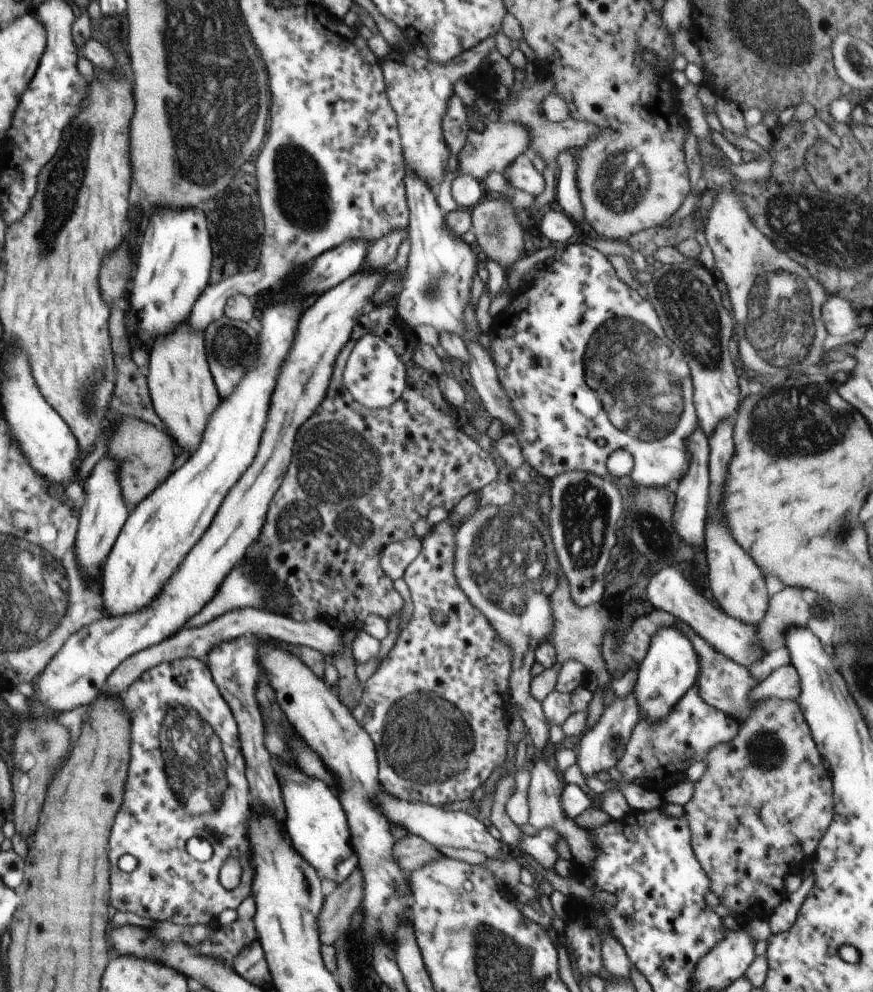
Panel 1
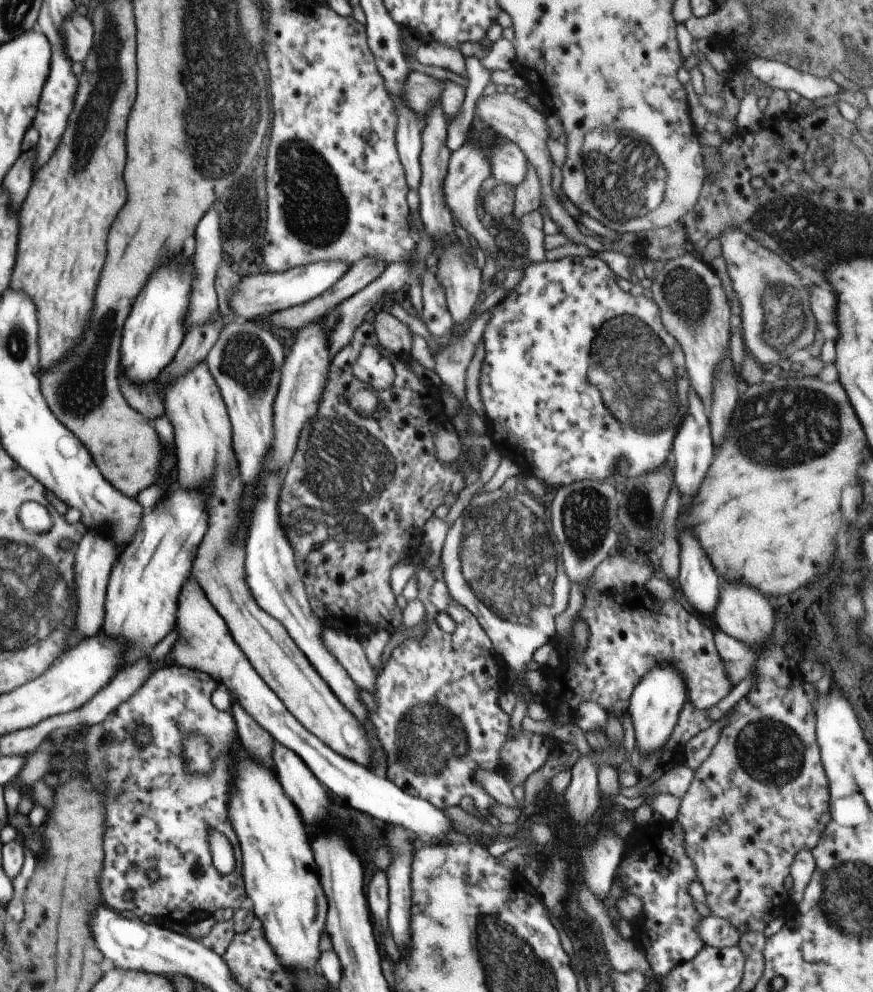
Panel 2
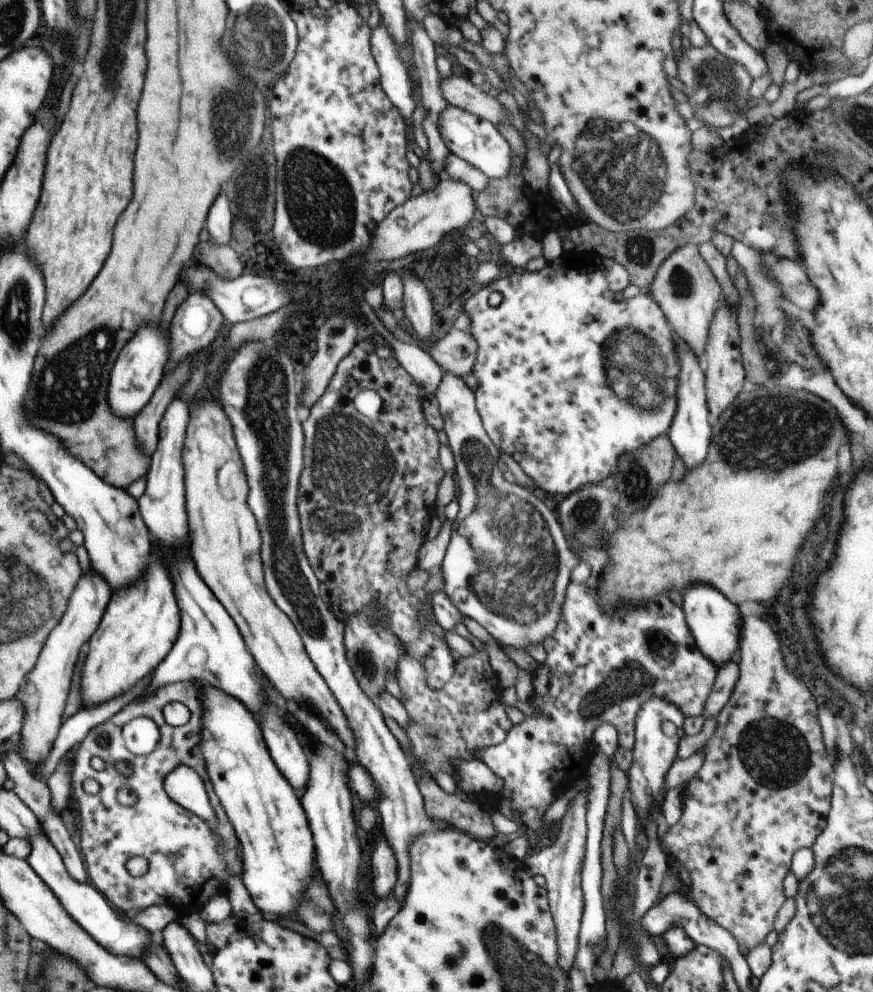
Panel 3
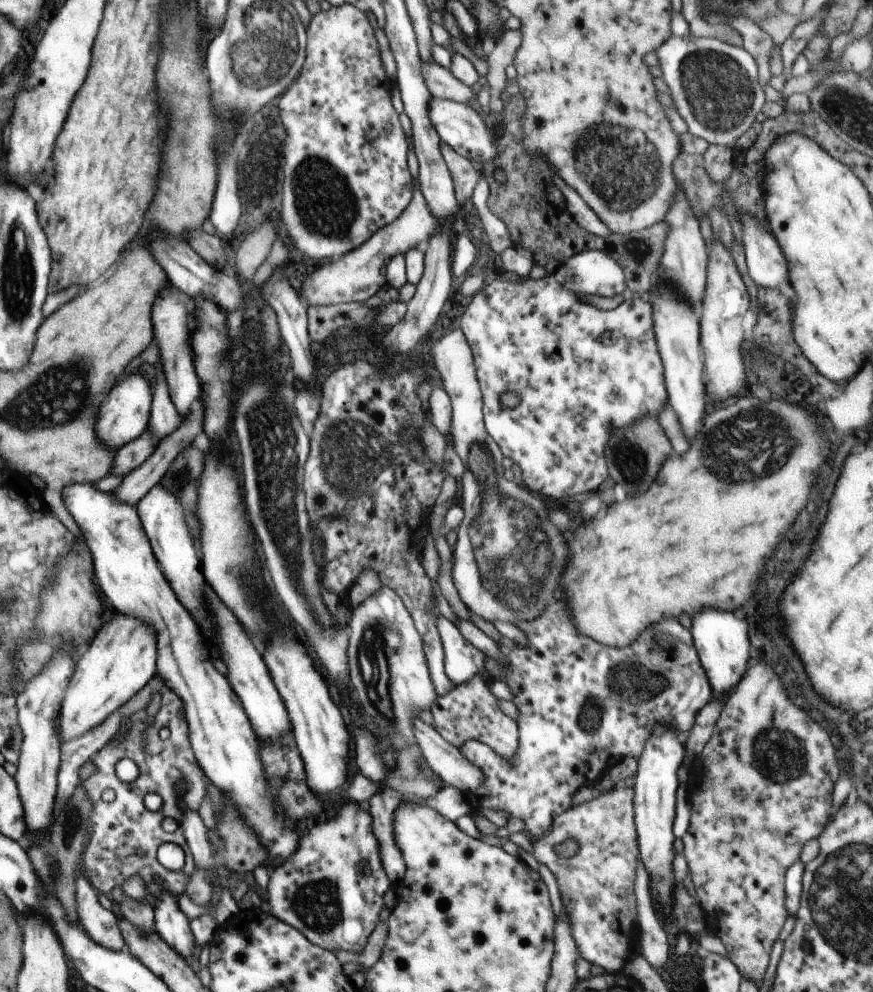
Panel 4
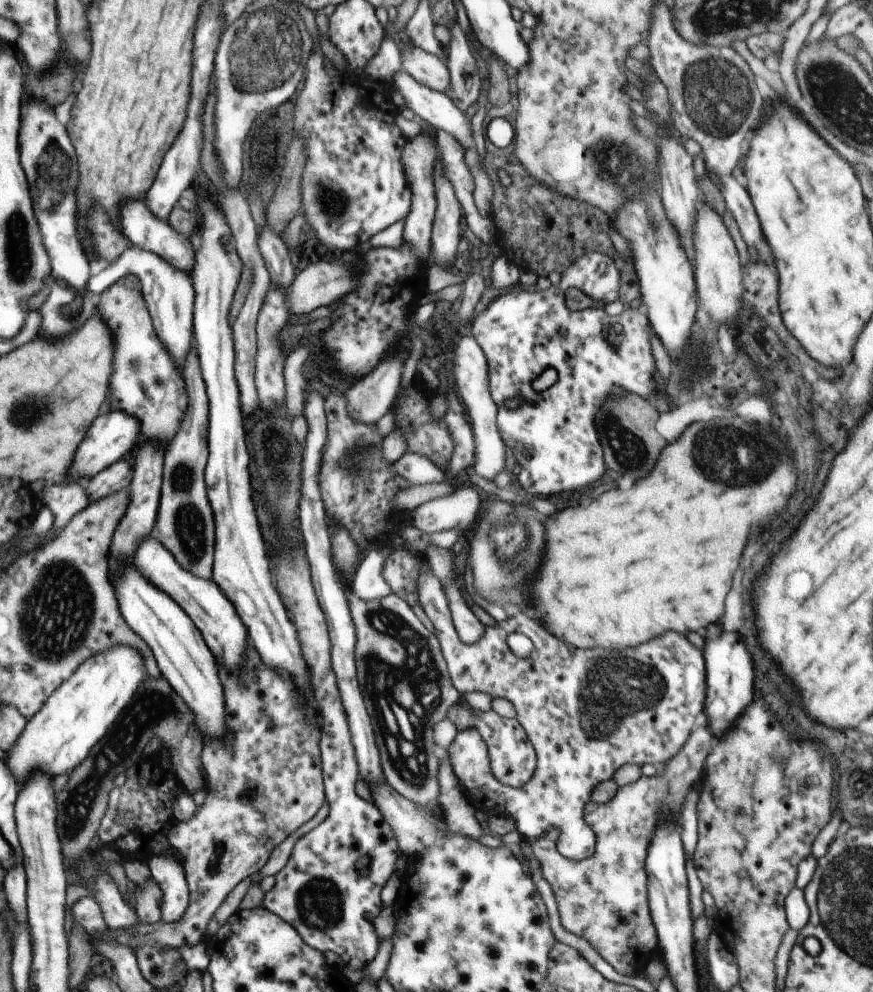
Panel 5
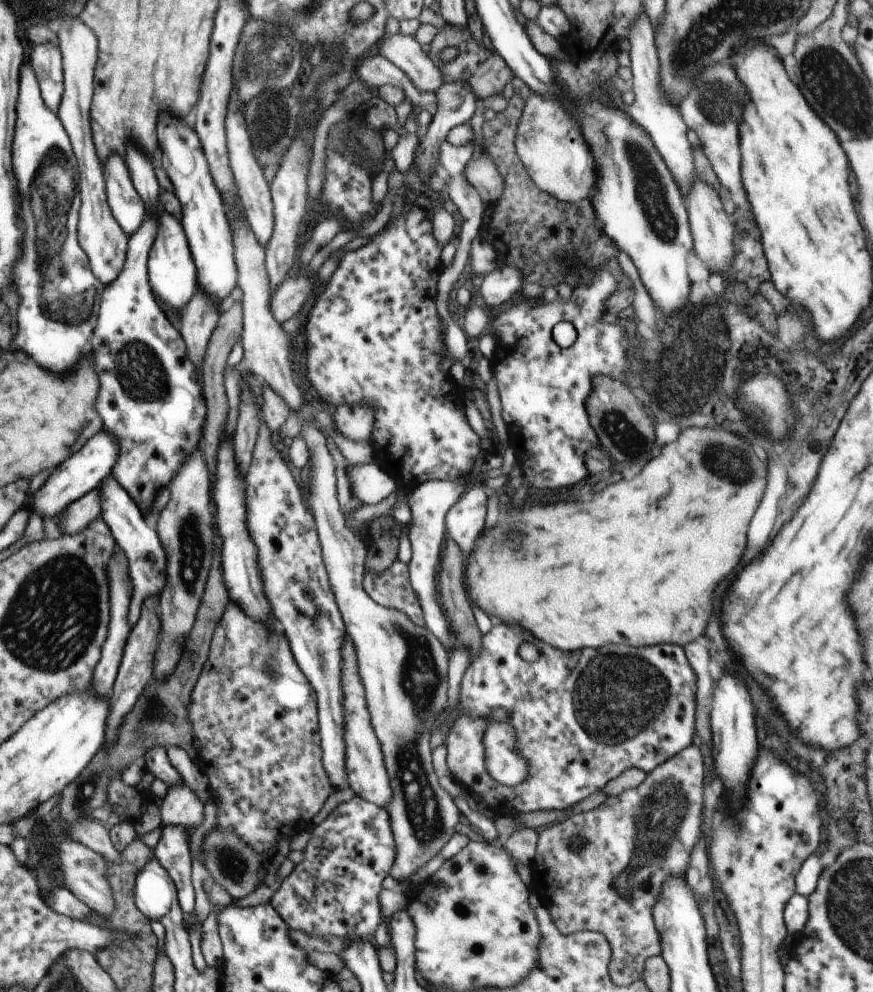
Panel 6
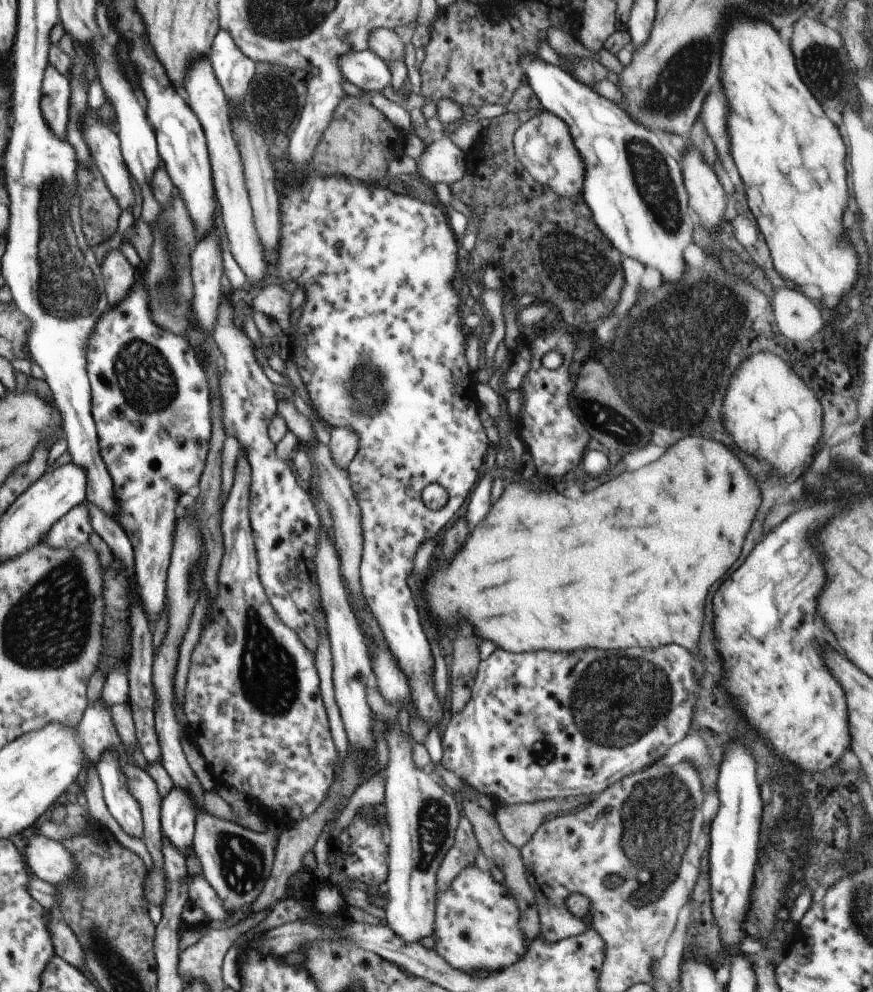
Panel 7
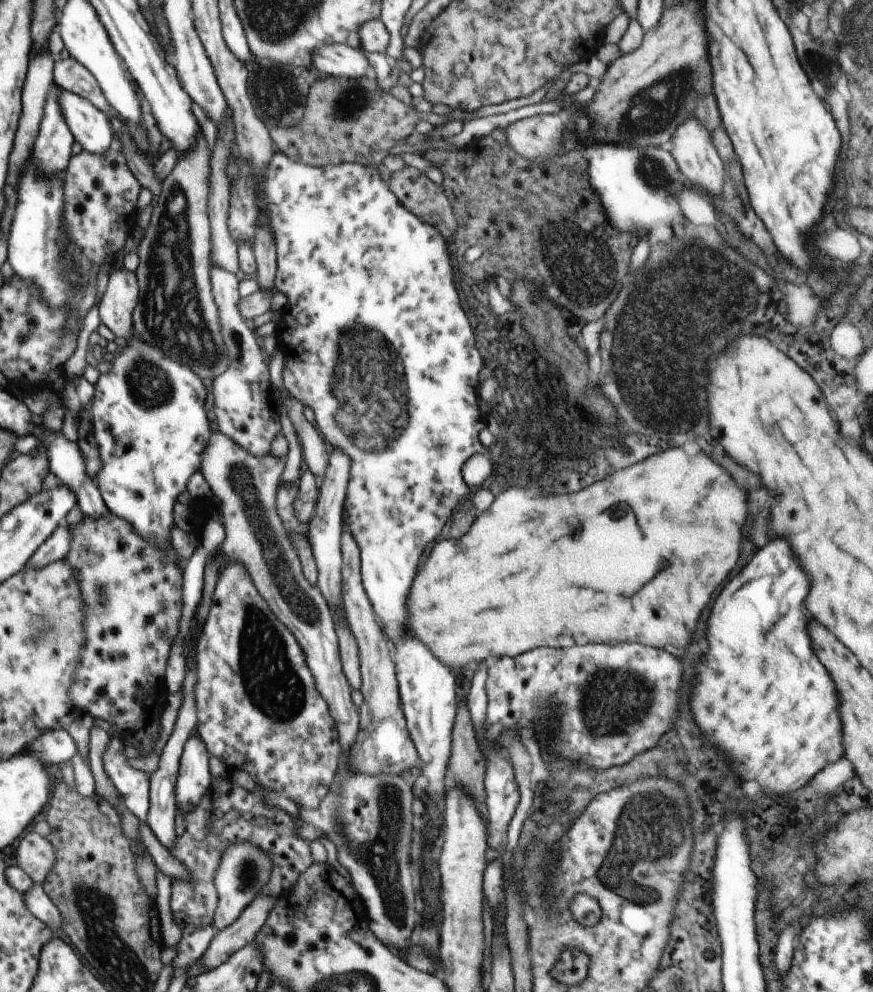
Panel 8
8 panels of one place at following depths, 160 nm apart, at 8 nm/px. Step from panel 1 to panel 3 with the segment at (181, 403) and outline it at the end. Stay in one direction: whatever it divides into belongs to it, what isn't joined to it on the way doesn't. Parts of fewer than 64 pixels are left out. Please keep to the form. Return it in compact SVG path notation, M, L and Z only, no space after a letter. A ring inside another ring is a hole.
M213 400L199 402L198 406L192 402L189 404L189 421L182 454L184 470L186 470L186 474L184 474L184 478L186 478L186 510L188 510L192 558L196 562L196 570L202 576L202 580L210 586L210 590L216 594L216 598L222 602L222 606L228 610L228 614L232 616L236 626L240 628L250 654L254 656L254 660L256 660L258 668L264 672L264 676L274 684L274 688L286 700L292 700L292 706L306 705L324 717L333 731L336 731L336 734L342 739L342 742L348 748L355 748L355 736L352 729L330 687L310 660L300 633L286 613L282 612L268 596L261 559L261 534L258 532L259 528L256 526L254 514L246 504L246 496L249 492L248 481L228 415L224 414L224 409L221 406L216 406L216 402Z

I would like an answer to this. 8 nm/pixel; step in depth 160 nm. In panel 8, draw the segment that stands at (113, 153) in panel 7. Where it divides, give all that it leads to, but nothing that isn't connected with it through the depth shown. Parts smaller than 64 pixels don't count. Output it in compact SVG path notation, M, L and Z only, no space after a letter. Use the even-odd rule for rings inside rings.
M60 89L58 104L73 138L90 154L104 154L115 146L109 119L88 100Z

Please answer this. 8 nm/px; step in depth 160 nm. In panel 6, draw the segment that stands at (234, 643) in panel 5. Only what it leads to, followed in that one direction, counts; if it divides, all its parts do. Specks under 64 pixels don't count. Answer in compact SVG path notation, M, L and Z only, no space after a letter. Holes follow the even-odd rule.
M108 477L100 485L101 516L112 537L117 543L117 547L124 552L128 560L130 578L132 578L132 608L144 602L144 598L150 594L158 594L164 586L164 566L166 566L166 554L162 550L157 530L150 528L142 516L142 511L138 509L136 502L126 493L126 490L118 484L113 477Z

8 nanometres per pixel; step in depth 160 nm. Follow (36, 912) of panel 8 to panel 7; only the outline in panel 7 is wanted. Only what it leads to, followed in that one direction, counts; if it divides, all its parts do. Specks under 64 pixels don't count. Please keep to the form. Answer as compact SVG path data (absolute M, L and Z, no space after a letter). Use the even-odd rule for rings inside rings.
M48 910L46 924L48 924L50 934L53 935L54 954L80 970L86 962L84 962L84 950L82 950L82 946L80 946L74 932L66 925L66 922L57 911L50 912Z

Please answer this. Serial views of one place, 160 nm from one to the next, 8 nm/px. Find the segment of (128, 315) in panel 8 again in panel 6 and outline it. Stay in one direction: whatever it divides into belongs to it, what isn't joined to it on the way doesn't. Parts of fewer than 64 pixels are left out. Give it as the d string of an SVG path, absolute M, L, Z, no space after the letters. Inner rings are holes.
M63 15L55 27L63 61L63 94L58 106L58 119L70 138L78 162L81 208L77 227L78 243L87 255L93 276L104 286L114 282L125 264L130 236L126 235L110 211L101 161L98 160L90 130L90 108L93 98L93 77L99 54L94 32L79 16Z

